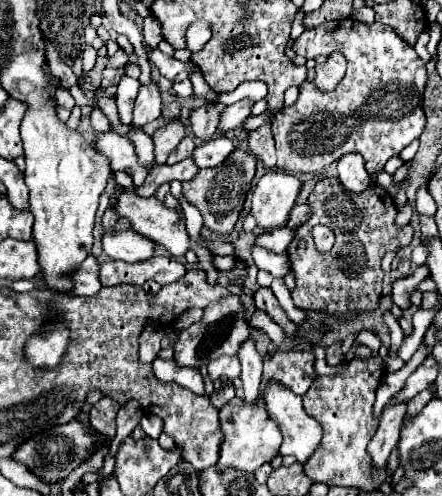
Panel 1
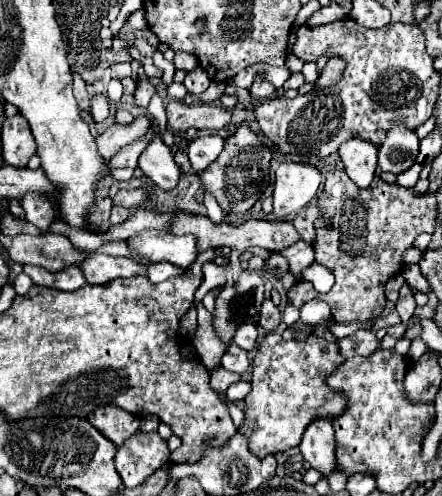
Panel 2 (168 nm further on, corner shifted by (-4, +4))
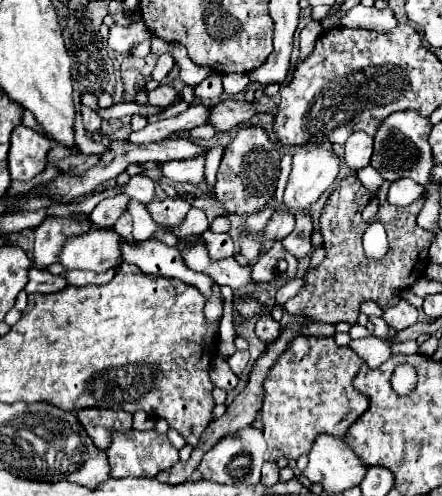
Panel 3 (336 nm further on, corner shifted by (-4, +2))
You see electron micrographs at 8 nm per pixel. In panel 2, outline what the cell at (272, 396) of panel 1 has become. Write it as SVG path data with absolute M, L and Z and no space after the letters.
M314 420L300 442L300 452L304 460L324 476L336 470L336 442L334 442L334 428L330 420Z

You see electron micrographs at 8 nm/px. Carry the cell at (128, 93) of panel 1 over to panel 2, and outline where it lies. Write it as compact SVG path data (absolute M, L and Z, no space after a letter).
M140 82L138 84L138 88L136 88L136 92L134 92L134 98L136 98L136 104L138 106L148 106L148 102L150 102L150 98L156 94L156 86L152 86L150 82Z

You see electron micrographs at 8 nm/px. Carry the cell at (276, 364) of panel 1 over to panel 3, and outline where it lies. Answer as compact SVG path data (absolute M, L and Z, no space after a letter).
M296 336L288 344L264 378L260 418L270 460L280 456L296 460L300 454L308 454L316 434L322 432L344 436L348 426L368 408L368 398L352 386L352 378L362 364L350 348L336 346L334 338Z

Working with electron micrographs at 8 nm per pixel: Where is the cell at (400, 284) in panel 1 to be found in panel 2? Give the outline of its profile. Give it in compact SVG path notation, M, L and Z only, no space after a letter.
M404 284L404 286L402 286L402 290L400 290L400 300L398 300L398 304L396 304L396 310L398 310L398 314L400 314L402 322L408 322L408 320L412 318L412 314L414 314L416 302L414 302L414 298L412 298L412 296L414 296L414 294L412 294L410 286L408 286L408 284Z

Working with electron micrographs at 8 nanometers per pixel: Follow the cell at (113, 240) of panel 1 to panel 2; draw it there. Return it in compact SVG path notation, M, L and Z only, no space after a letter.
M144 230L138 236L130 238L128 244L144 258L166 260L180 268L188 268L190 264L196 262L198 256L196 236L174 236L174 234Z

